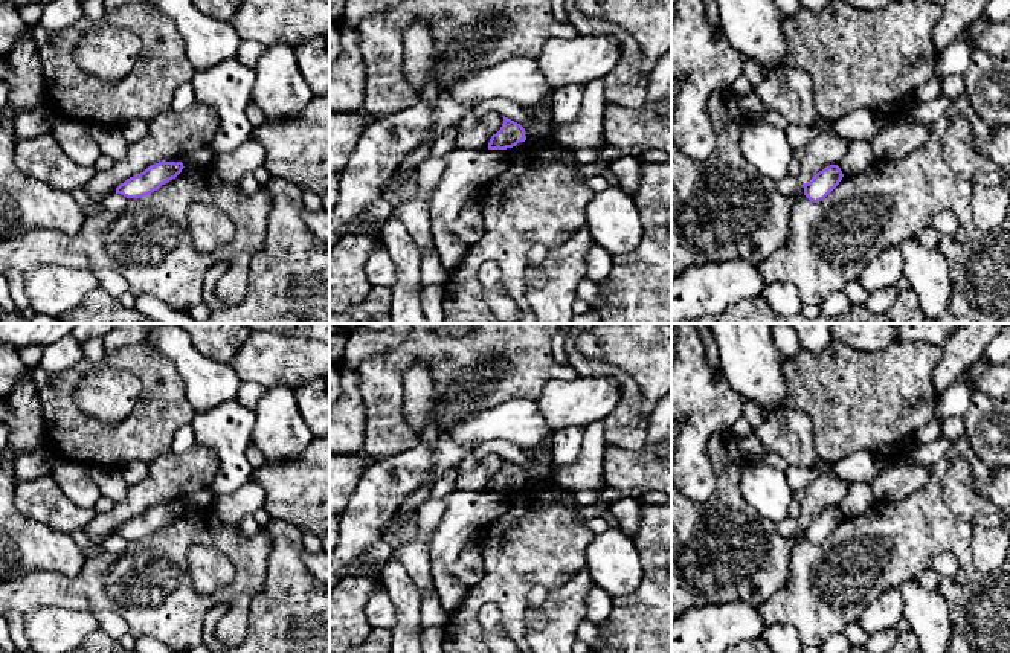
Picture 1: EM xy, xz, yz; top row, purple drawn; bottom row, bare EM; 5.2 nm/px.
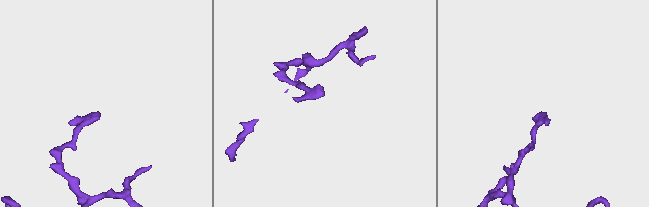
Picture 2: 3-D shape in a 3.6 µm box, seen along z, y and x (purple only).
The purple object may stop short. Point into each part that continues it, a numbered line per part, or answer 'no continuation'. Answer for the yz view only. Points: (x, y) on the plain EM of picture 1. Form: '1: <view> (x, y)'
no continuation

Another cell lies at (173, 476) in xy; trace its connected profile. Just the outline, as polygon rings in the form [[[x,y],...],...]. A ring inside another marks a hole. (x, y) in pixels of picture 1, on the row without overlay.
[[[195,442],[183,453],[169,452],[148,464],[148,476],[128,488],[127,499],[110,513],[98,514],[85,526],[92,540],[114,536],[127,520],[159,503],[180,503],[186,496],[211,488],[220,459],[211,447]]]

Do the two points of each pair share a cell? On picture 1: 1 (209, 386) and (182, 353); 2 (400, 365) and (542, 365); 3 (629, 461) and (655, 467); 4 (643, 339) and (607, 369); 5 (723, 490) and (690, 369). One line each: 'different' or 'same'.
1: same
2: same
3: same
4: different
5: different

